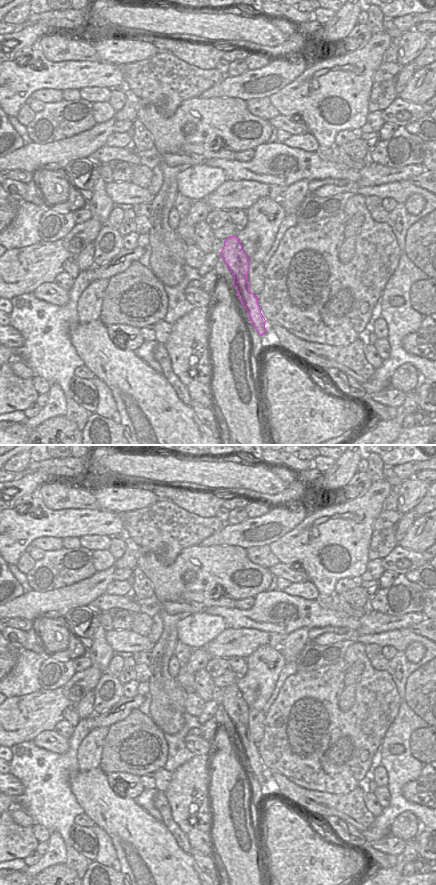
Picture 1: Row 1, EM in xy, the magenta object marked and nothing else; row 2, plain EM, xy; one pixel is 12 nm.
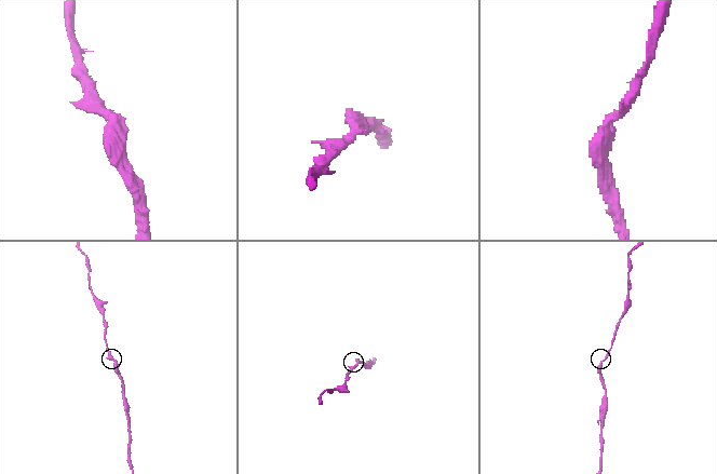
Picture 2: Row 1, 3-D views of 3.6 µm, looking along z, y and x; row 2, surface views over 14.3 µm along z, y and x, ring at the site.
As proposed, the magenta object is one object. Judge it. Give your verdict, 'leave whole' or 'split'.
leave whole

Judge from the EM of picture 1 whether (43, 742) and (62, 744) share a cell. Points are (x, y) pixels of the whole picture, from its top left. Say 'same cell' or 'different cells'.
same cell

